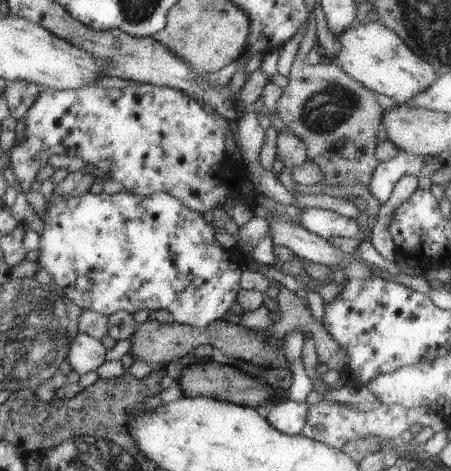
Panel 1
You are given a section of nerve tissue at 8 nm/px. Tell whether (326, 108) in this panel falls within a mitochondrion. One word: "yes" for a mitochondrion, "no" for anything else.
yes

